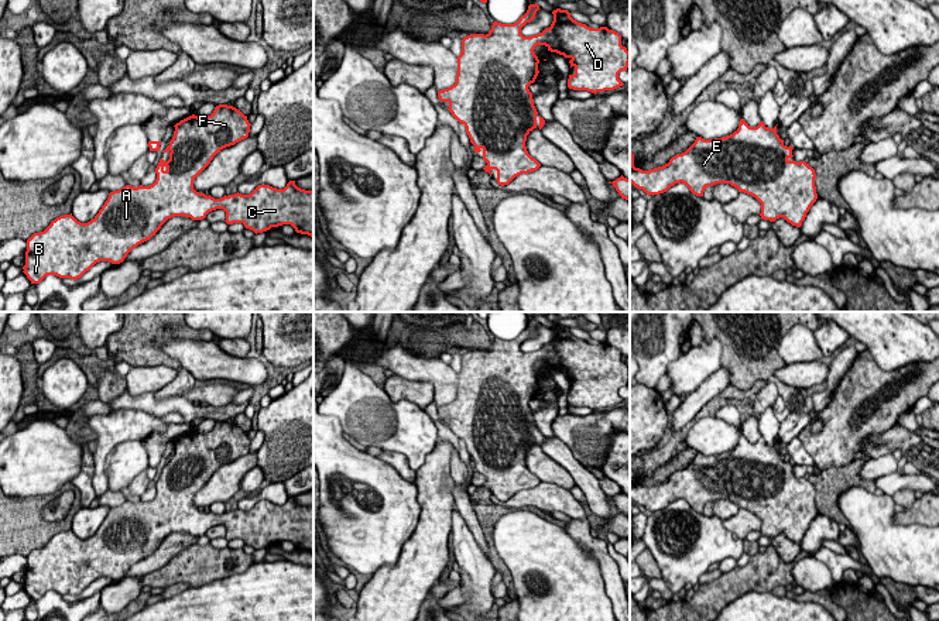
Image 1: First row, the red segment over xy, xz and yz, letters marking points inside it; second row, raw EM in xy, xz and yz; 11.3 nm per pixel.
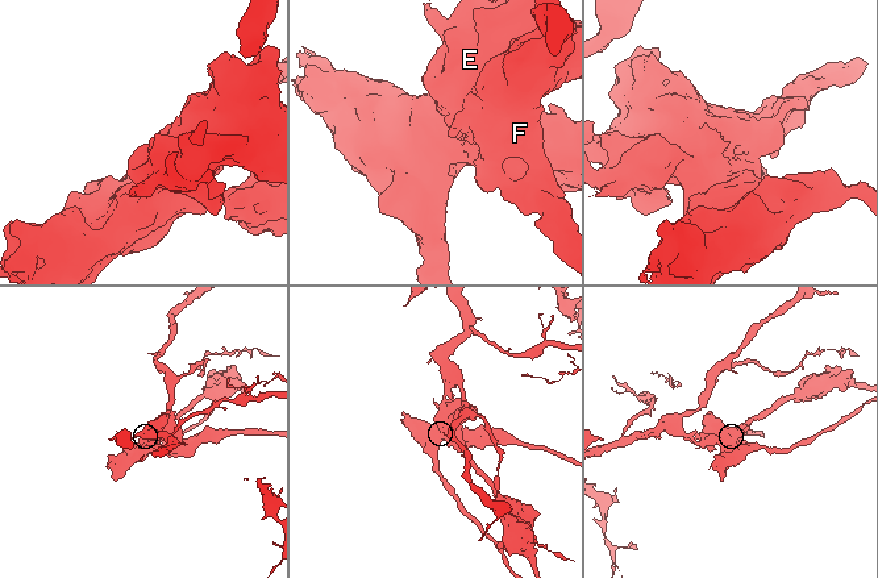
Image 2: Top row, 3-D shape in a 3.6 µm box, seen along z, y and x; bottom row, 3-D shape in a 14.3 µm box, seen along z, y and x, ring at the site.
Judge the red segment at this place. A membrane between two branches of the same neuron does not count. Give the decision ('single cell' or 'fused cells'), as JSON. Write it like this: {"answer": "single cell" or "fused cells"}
{"answer": "fused cells"}

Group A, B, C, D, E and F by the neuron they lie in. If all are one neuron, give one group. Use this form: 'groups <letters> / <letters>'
groups A B C E F / D

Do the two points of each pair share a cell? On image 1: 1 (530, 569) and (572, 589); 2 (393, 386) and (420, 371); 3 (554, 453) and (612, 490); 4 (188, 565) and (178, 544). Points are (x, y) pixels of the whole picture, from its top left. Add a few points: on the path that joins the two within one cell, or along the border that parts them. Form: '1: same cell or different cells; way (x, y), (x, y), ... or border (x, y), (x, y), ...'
1: same cell; way (540, 569), (544, 569), (562, 587)
2: different cells; border (394, 373), (410, 380), (428, 381), (434, 398)
3: different cells; border (596, 477), (600, 489), (609, 497)
4: different cells; border (196, 542), (181, 549), (156, 570)

